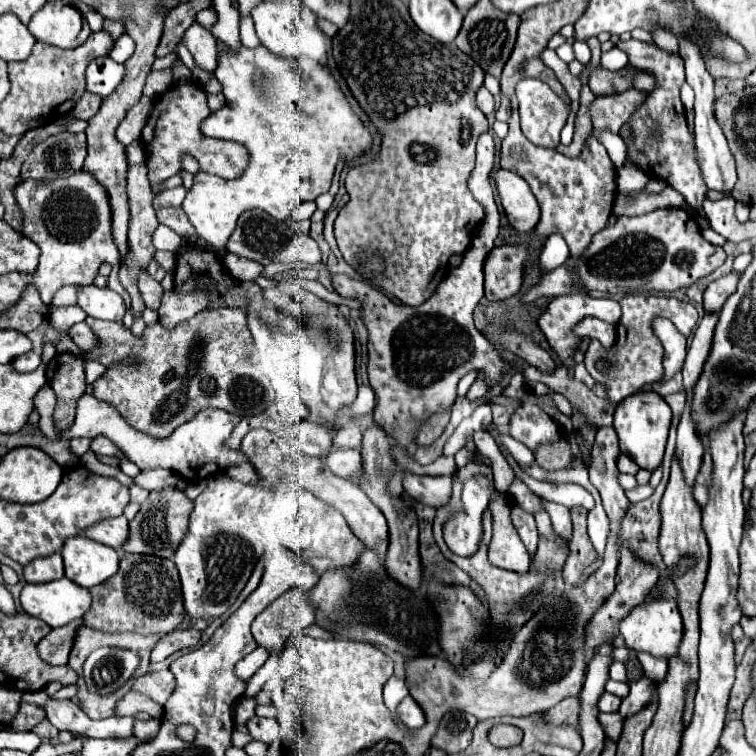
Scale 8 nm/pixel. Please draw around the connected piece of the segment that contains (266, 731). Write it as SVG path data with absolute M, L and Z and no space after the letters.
M255 715L251 721L247 721L247 729L253 735L253 739L271 743L271 741L275 741L277 723L275 723L275 719L263 719L263 717Z

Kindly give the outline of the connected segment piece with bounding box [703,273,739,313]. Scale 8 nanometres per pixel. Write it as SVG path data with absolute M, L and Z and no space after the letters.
M729 273L717 281L713 281L705 295L703 295L703 301L705 301L705 311L709 313L715 313L715 311L721 311L723 303L727 301L727 297L731 297L737 289L737 281L739 281L739 273Z

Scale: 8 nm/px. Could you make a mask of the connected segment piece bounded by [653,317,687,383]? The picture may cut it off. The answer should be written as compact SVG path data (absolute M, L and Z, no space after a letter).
M655 319L653 321L653 331L659 333L659 339L665 347L665 359L663 359L663 381L669 381L675 373L681 371L683 361L685 361L685 337L675 329L675 325L669 319Z

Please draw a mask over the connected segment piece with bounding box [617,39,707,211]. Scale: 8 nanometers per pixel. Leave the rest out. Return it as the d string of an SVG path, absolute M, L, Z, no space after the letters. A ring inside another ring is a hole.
M637 39L621 41L617 47L629 55L631 65L655 73L655 77L659 81L659 89L649 93L647 101L629 119L629 125L631 125L631 141L627 143L629 159L637 167L647 171L649 175L663 177L673 189L677 189L685 197L685 201L691 209L701 211L707 187L705 187L703 177L699 173L699 167L695 163L693 135L687 129L685 107L679 99L679 87L685 81L683 59L679 55L673 55L673 53L667 53L667 51L659 49L655 43L645 43L645 41L637 41ZM655 125L658 125L661 129L659 136L653 134Z

